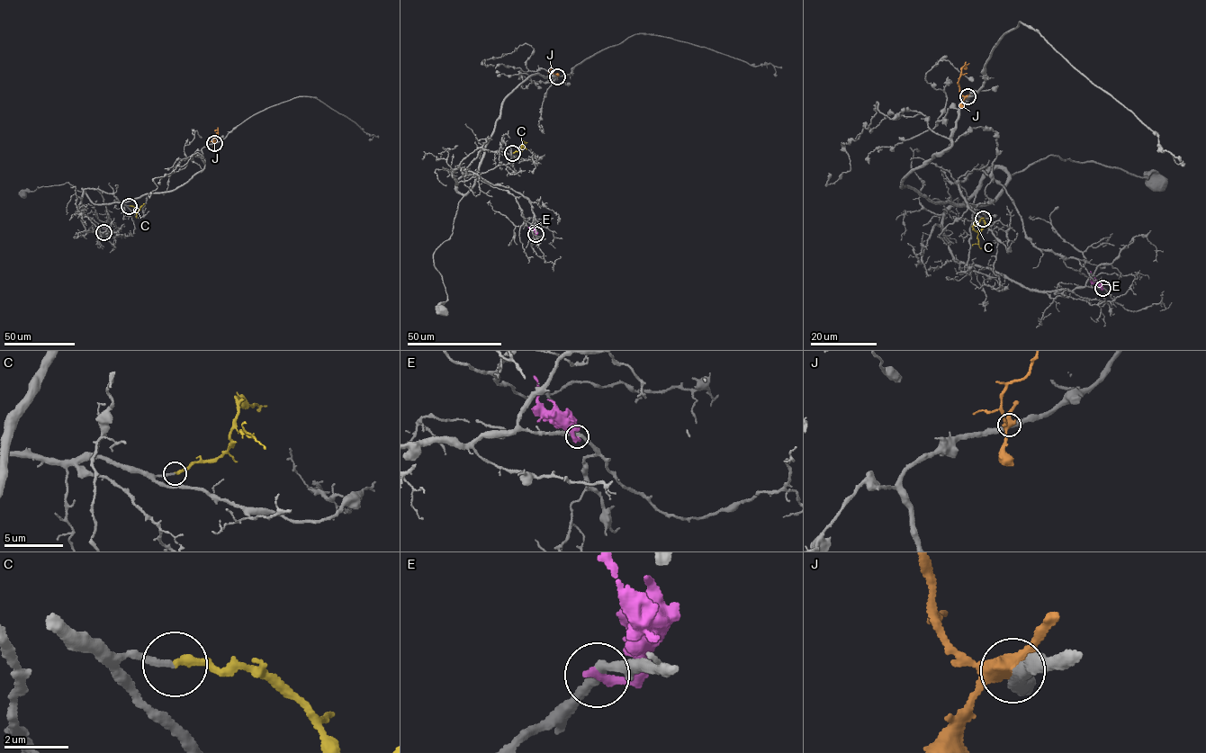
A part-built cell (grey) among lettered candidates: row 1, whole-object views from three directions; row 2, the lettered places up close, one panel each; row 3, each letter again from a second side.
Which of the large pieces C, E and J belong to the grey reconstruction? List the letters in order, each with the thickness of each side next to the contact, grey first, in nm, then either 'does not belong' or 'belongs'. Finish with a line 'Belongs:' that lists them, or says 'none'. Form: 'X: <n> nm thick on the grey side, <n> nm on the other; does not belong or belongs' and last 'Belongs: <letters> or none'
C: 200 nm thick on the grey side, 260 nm on the other; belongs
E: 300 nm thick on the grey side, 300 nm on the other; does not belong
J: 420 nm thick on the grey side, 400 nm on the other; does not belong
Belongs: C

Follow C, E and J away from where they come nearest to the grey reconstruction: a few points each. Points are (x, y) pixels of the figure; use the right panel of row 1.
C: (983, 219), (984, 225), (975, 230), (973, 226), (984, 219)
E: (1102, 289), (1092, 278), (1090, 271)
J: (967, 97), (959, 90), (958, 83), (961, 67), (969, 63)

